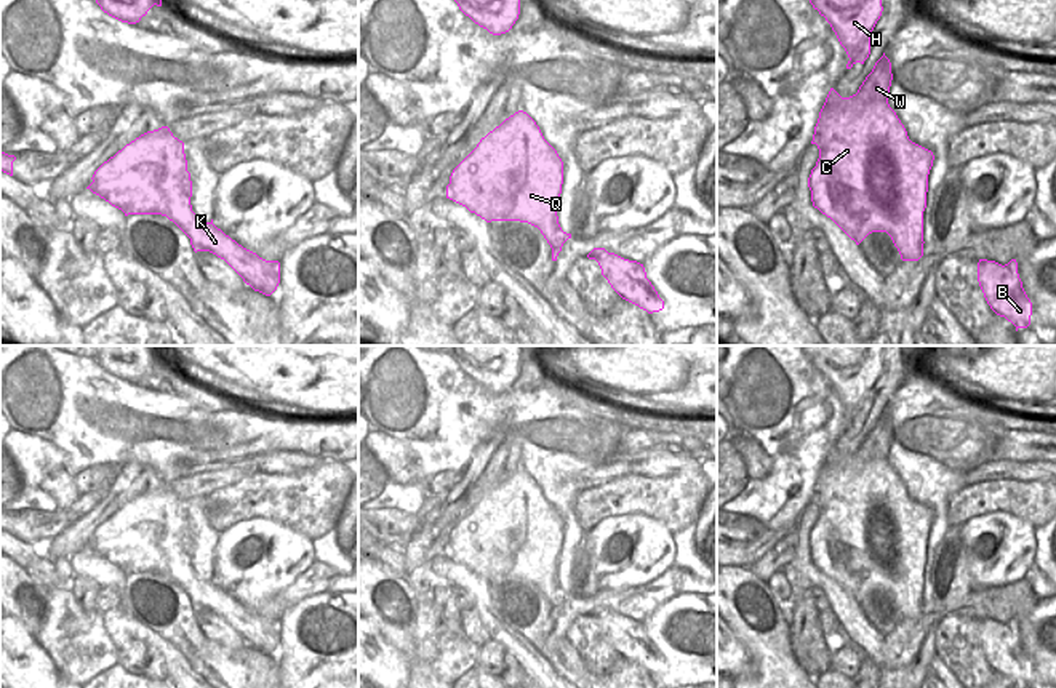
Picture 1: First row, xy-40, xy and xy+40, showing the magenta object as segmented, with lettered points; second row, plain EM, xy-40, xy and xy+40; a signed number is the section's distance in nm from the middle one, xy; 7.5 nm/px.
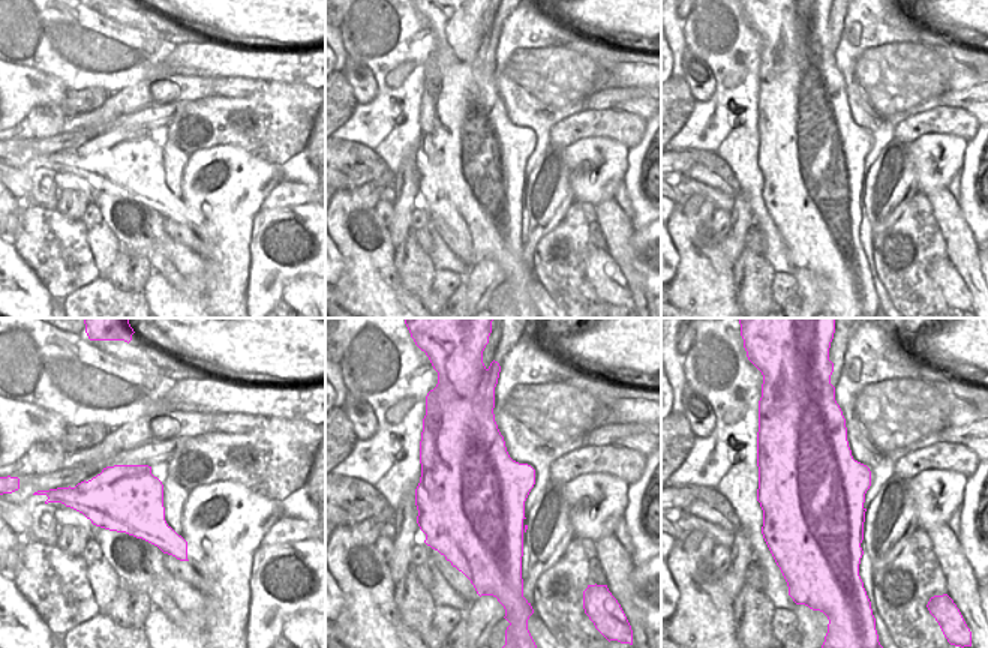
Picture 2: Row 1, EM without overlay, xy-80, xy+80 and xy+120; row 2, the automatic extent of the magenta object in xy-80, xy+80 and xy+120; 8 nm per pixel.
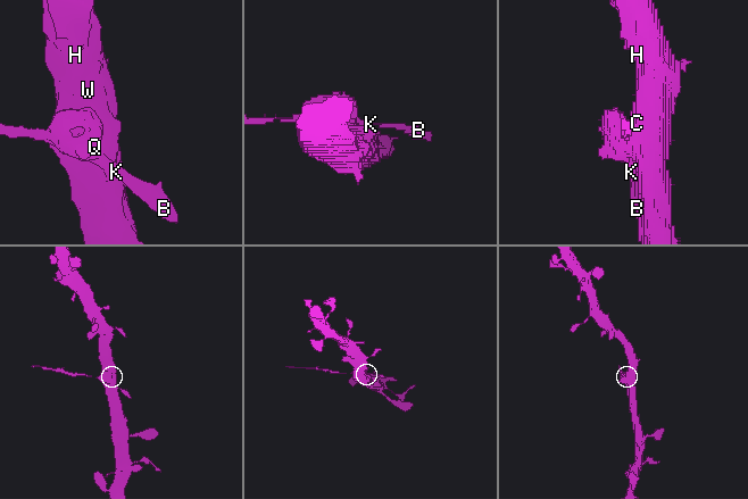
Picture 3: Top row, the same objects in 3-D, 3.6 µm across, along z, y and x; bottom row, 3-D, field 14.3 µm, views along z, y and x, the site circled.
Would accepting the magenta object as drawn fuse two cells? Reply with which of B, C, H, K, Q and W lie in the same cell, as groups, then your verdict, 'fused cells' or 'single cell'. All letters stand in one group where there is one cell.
B K Q / C H W | fused cells

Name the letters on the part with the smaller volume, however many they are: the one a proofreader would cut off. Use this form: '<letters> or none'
B, K, Q

